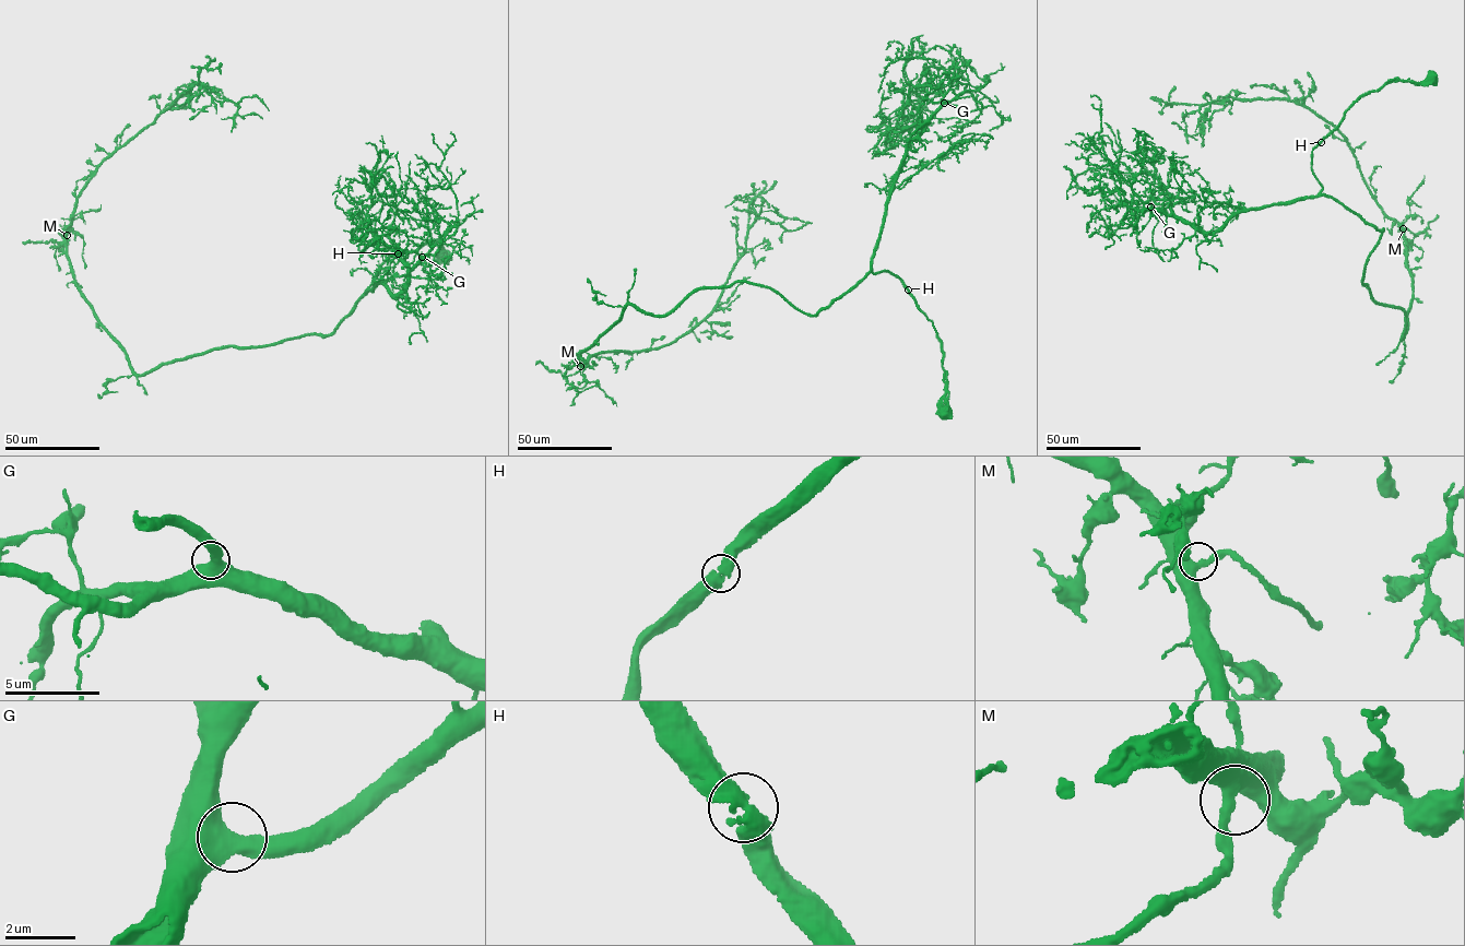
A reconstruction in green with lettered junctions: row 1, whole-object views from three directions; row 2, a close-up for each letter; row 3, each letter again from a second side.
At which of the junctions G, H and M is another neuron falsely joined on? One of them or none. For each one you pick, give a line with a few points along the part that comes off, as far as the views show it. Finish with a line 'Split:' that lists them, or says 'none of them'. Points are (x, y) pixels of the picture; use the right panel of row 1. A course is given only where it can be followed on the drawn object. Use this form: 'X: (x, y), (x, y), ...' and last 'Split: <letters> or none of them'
Split: none of them

